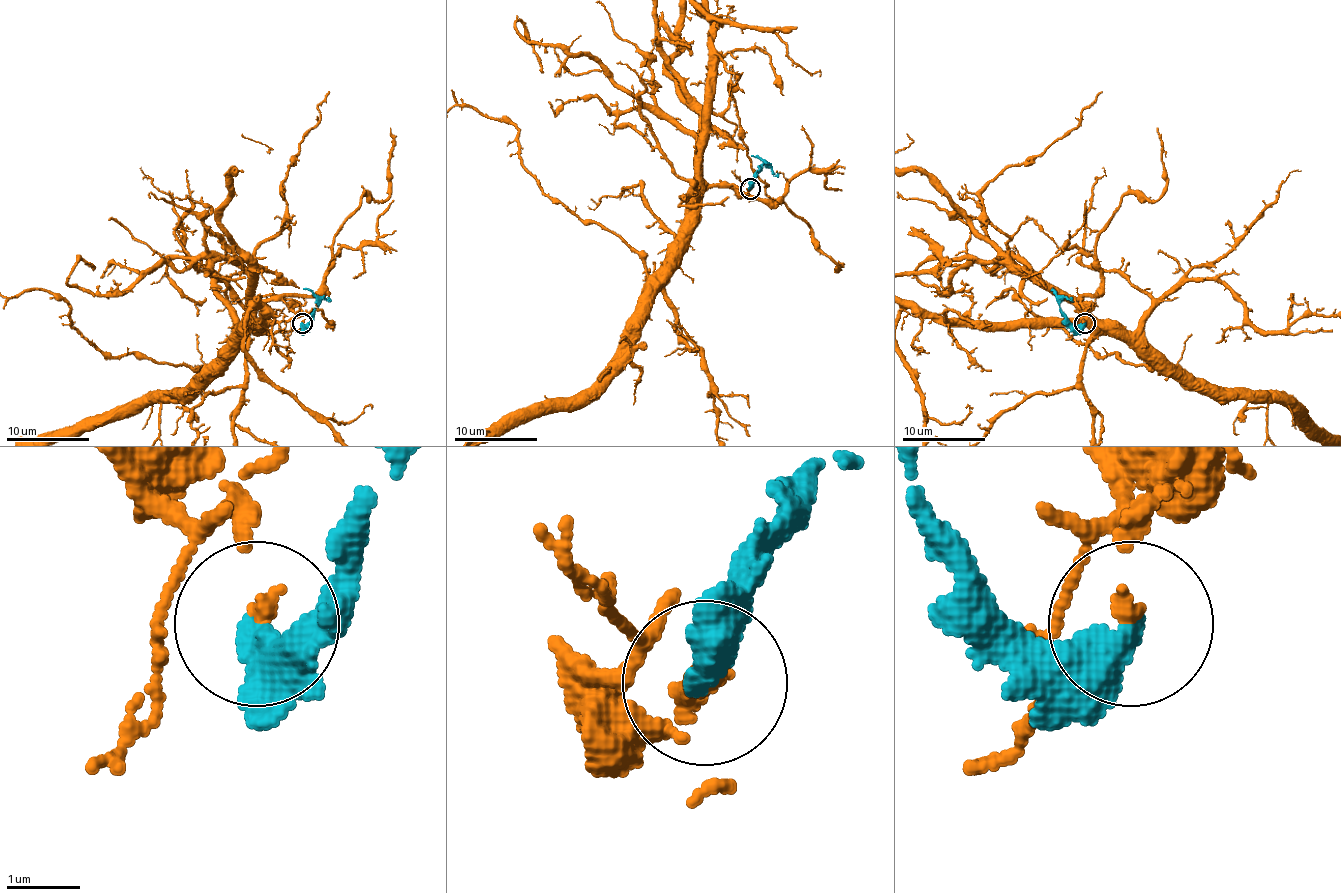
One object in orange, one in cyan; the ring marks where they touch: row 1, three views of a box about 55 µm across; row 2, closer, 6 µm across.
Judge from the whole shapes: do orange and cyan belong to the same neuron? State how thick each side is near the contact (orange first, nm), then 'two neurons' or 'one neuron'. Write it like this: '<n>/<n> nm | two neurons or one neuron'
160/460 nm | one neuron

